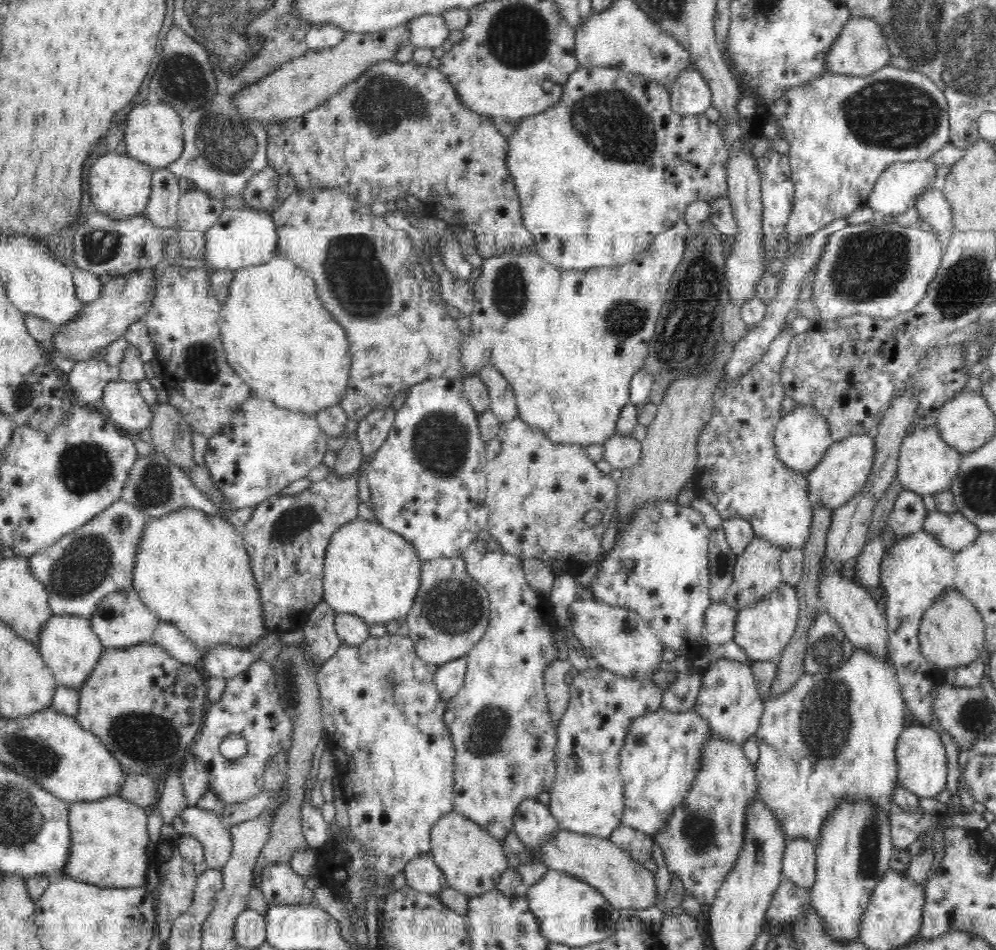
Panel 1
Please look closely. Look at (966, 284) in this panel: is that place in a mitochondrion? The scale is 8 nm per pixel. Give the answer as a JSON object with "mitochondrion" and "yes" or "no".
{"mitochondrion":"yes"}

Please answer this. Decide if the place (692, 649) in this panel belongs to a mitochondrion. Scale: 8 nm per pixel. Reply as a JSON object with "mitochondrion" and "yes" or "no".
{"mitochondrion":"no"}

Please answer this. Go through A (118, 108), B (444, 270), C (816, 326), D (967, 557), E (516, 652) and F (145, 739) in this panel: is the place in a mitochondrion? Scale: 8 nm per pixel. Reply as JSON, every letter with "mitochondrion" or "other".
{"A":"other","B":"other","C":"other","D":"other","E":"other","F":"mitochondrion"}

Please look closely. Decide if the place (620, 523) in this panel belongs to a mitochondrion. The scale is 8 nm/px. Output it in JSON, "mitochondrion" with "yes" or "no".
{"mitochondrion":"no"}

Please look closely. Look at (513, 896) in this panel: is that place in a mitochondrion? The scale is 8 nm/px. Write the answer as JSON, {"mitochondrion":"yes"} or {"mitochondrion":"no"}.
{"mitochondrion":"no"}

